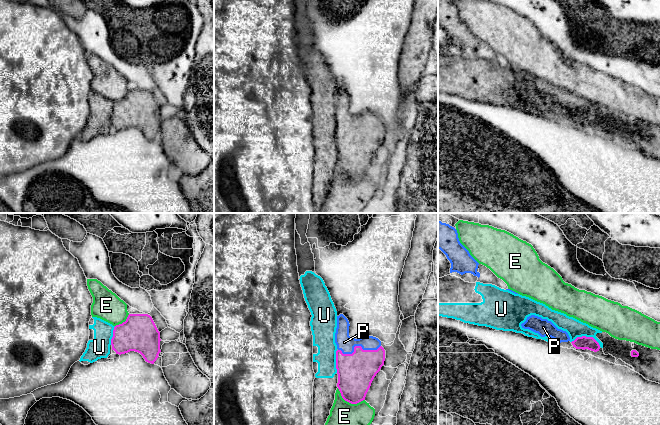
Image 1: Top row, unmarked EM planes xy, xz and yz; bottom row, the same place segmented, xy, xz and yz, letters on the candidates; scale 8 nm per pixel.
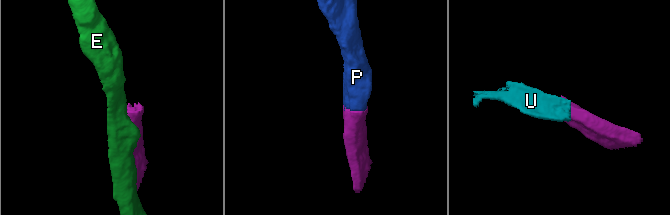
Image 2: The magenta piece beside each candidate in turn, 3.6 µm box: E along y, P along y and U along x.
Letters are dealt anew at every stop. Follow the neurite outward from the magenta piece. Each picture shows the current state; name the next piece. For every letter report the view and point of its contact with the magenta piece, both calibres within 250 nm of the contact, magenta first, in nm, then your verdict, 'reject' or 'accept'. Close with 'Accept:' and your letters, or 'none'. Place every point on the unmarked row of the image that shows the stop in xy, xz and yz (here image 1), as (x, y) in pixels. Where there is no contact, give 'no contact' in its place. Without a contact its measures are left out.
E: xz (349, 178) | 300/300 nm | reject
P: xz (357, 122) | 300/140 nm | accept
U: yz (585, 112) | 100/140 nm | reject
Accept: P

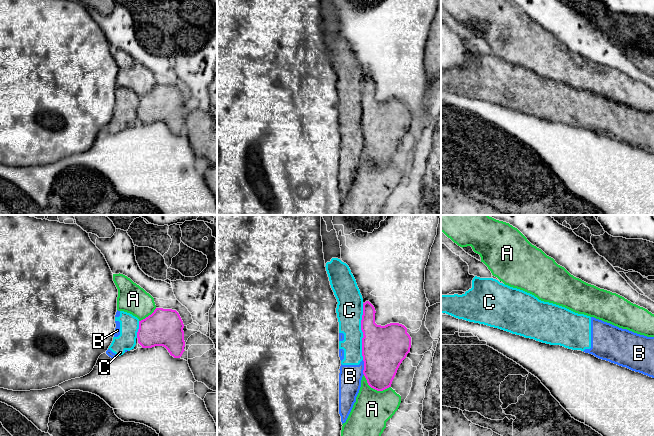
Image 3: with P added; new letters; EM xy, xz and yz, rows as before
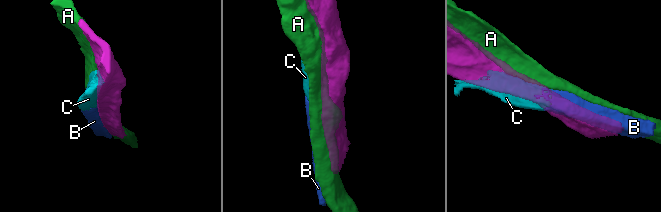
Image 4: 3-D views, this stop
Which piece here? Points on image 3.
A: xz (375, 165) | 300/300 nm | reject
B: xz (364, 143) | 360/190 nm | reject
C: xz (362, 95) | 300/220 nm | reject
Accept: none

